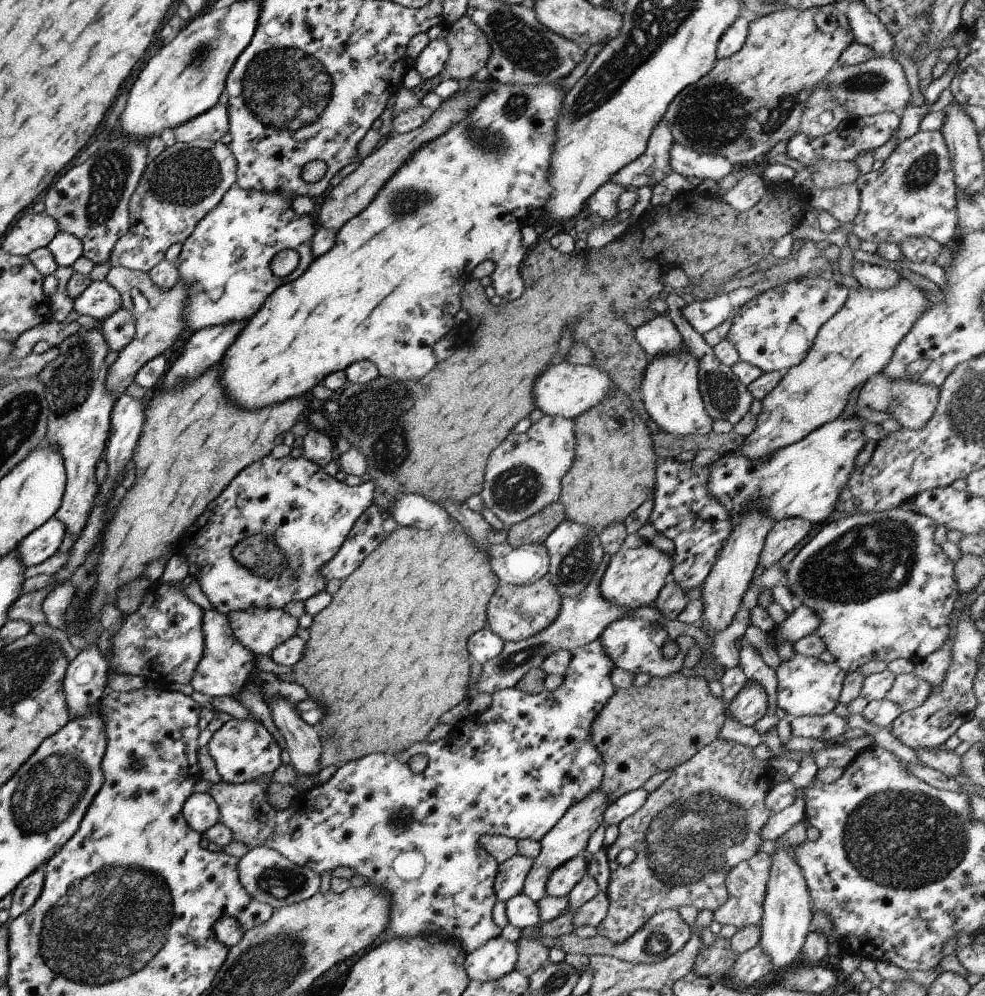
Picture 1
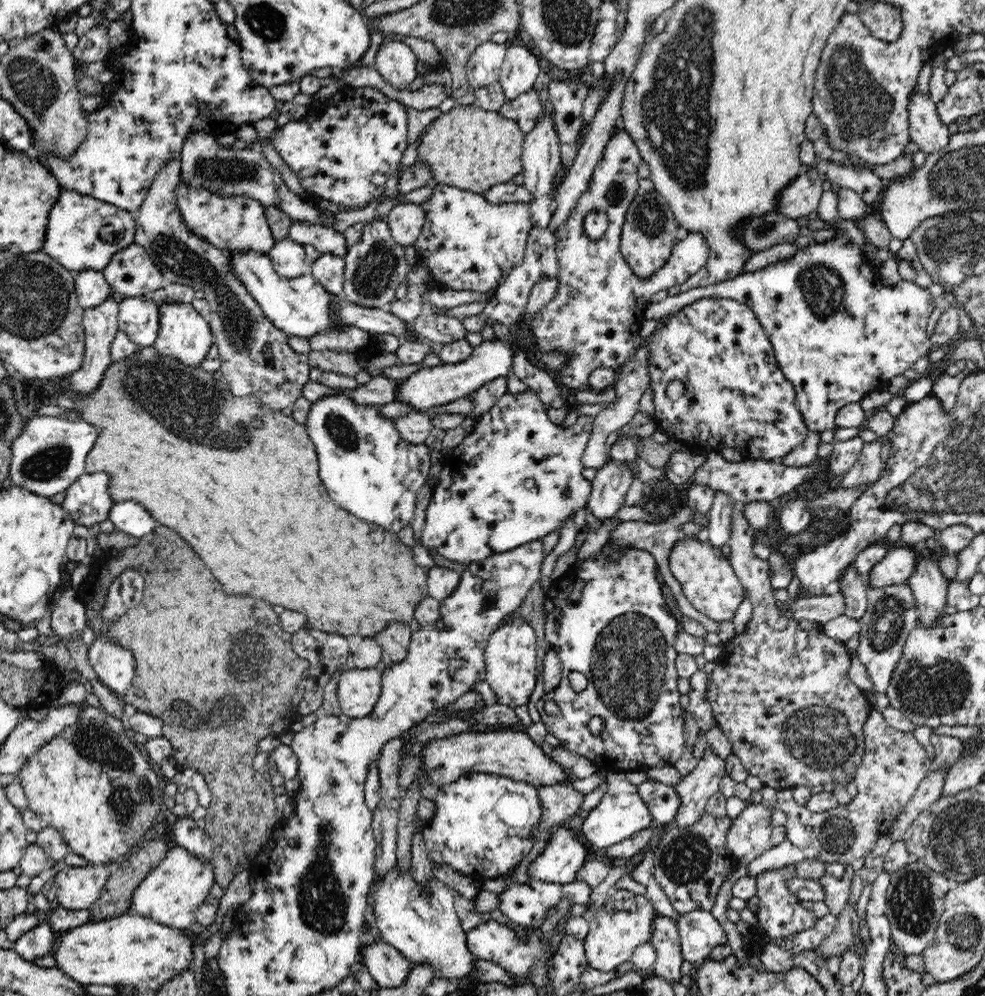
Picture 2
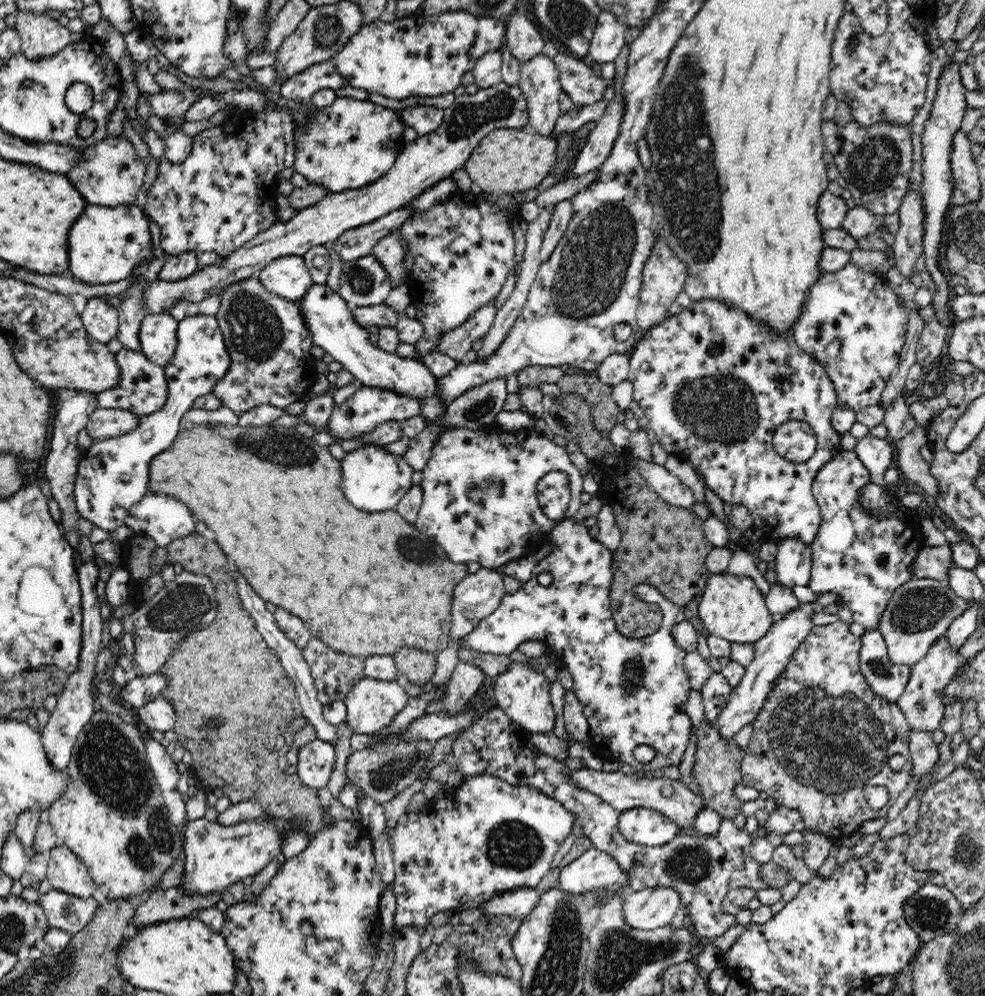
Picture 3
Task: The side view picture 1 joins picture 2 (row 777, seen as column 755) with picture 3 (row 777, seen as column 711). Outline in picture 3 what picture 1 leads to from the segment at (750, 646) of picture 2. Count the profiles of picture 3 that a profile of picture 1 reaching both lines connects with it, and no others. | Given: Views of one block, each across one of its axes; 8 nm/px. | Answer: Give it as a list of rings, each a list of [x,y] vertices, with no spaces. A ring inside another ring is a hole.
[[[838,620],[832,622],[832,624],[823,625],[815,624],[808,638],[804,639],[800,643],[800,646],[797,646],[792,658],[786,665],[786,670],[782,670],[782,674],[774,680],[774,686],[770,688],[770,694],[766,696],[766,702],[763,703],[762,710],[760,710],[757,718],[754,718],[754,721],[751,723],[754,730],[750,738],[750,746],[744,752],[745,755],[740,764],[742,783],[758,791],[767,792],[780,805],[800,810],[800,813],[803,814],[806,829],[822,833],[835,840],[858,832],[862,824],[868,820],[878,817],[885,818],[890,804],[898,798],[899,794],[902,794],[902,791],[908,785],[914,768],[911,755],[909,754],[907,738],[904,738],[904,736],[899,737],[898,730],[895,730],[891,724],[891,703],[882,696],[874,693],[870,689],[866,678],[862,675],[861,662],[859,661],[860,645],[861,635],[856,636],[852,634],[847,624],[843,621]],[[864,786],[884,786],[889,792],[888,802],[880,810],[874,810],[872,806],[868,805],[864,797]]]

